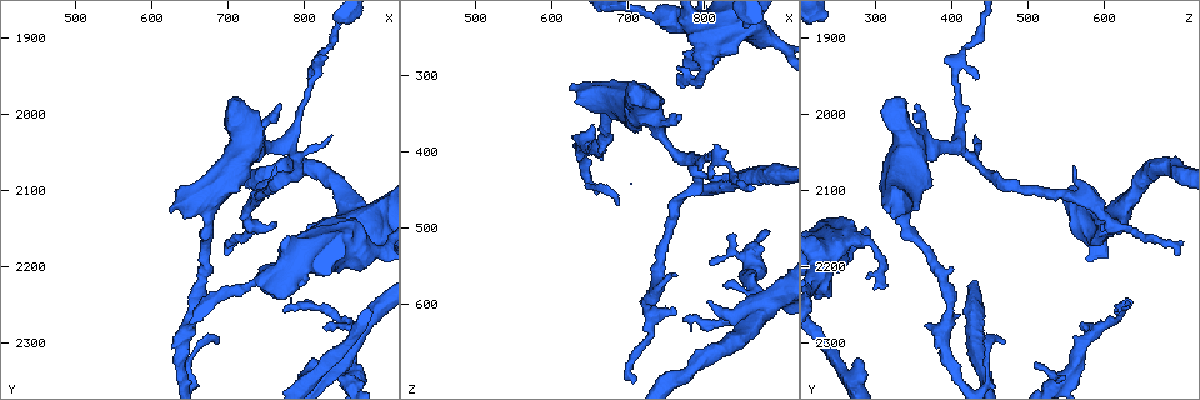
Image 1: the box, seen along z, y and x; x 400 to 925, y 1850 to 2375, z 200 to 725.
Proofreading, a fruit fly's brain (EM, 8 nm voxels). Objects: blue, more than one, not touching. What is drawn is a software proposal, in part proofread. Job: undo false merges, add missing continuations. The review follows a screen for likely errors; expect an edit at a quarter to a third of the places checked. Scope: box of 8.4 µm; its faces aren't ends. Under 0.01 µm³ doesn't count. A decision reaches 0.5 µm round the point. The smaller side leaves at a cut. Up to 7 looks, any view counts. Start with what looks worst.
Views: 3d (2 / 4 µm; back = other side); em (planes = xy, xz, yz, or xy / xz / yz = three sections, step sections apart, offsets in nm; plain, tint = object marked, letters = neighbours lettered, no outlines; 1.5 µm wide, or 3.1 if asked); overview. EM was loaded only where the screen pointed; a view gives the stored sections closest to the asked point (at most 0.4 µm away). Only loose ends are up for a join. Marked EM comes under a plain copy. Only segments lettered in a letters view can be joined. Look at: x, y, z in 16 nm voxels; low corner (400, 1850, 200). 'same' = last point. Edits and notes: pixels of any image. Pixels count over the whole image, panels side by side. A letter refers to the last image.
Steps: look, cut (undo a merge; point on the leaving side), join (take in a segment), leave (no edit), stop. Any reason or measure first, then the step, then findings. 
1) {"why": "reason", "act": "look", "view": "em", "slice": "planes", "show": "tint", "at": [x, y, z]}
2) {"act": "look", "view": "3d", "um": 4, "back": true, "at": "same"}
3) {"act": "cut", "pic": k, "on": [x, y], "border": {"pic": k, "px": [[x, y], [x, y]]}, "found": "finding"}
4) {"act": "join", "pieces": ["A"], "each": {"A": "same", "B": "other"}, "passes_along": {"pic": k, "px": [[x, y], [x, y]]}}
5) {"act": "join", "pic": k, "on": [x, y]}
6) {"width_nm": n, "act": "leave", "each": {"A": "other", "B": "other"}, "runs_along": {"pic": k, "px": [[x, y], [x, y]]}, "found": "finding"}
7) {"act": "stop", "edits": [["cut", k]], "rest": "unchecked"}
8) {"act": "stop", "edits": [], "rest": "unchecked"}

{"why": "tapers out", "act": "look", "view": "em", "slice": "planes", "show": "letters", "at": [765, 2230, 300]}

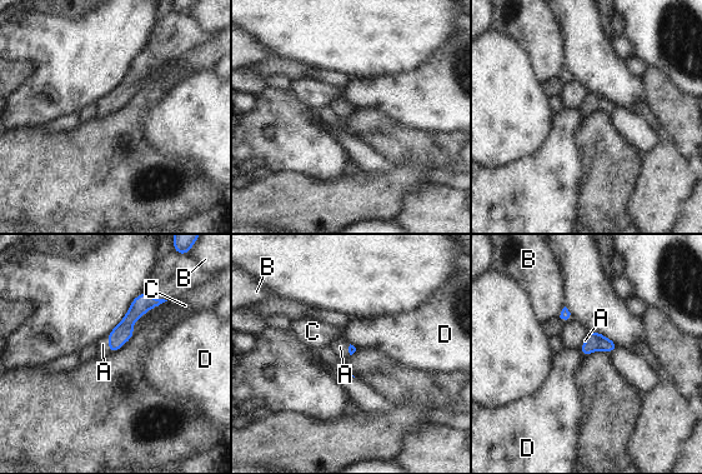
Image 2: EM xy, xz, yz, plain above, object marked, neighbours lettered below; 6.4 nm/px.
{"act": "join", "pieces": ["A"], "each": {"A": "same", "B": "other", "C": "other", "D": "other"}, "passes_along": {"pic": 2, "px": [[118, 337], [109, 344], [103, 344]]}, "found": "it goes on there"}

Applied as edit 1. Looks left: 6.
{"act": "look", "view": "overview"}

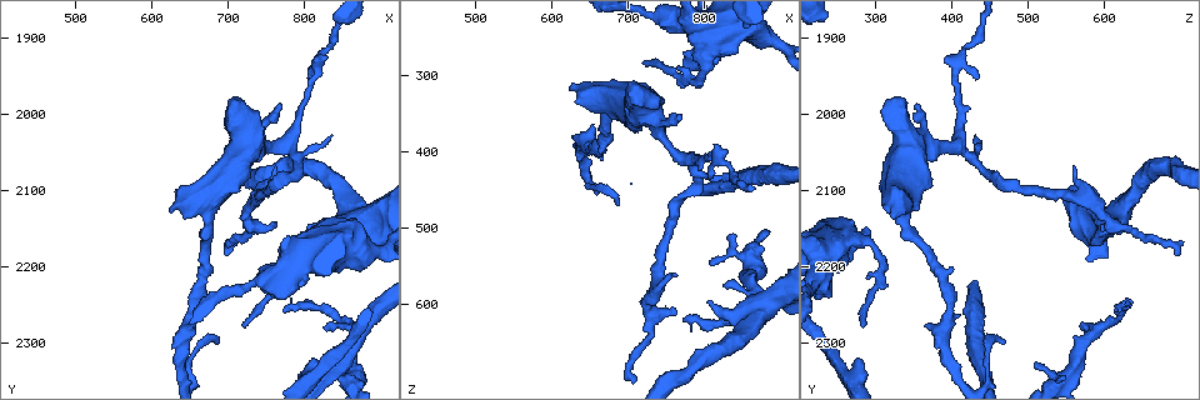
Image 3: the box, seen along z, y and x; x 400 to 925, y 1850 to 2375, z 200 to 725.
{"why": "free end", "act": "look", "view": "em", "slice": "xz", "step": 8, "show": "tint", "at": [760, 2070, 560]}

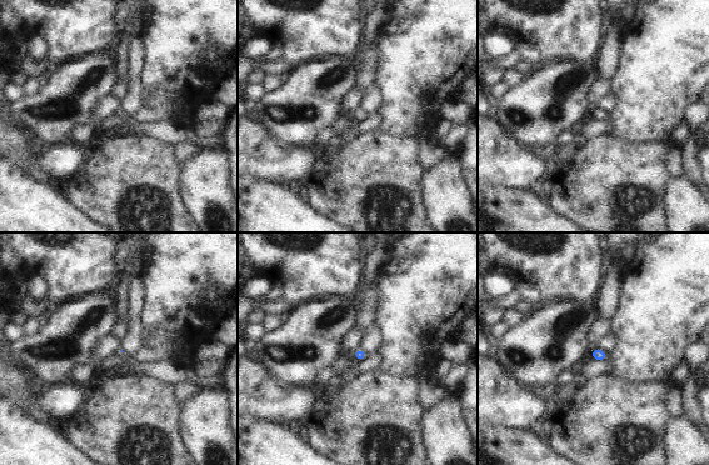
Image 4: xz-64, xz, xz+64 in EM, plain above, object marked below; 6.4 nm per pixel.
{"why": "another direction", "act": "look", "view": "em", "slice": "yz", "step": 4, "show": "letters", "at": "same"}

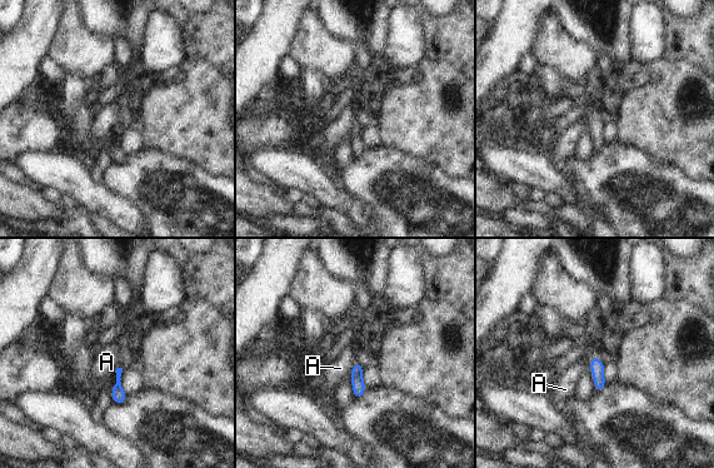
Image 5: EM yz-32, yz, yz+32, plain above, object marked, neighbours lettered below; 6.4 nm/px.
{"act": "leave", "each": {"A": "other"}, "border": {"pic": 5, "px": [[355, 361], [349, 374]]}, "found": "none of them fits"}

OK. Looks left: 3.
{"why": "calibre changes", "act": "look", "view": "em", "slice": "planes", "show": "letters", "at": [865, 2285, 585]}

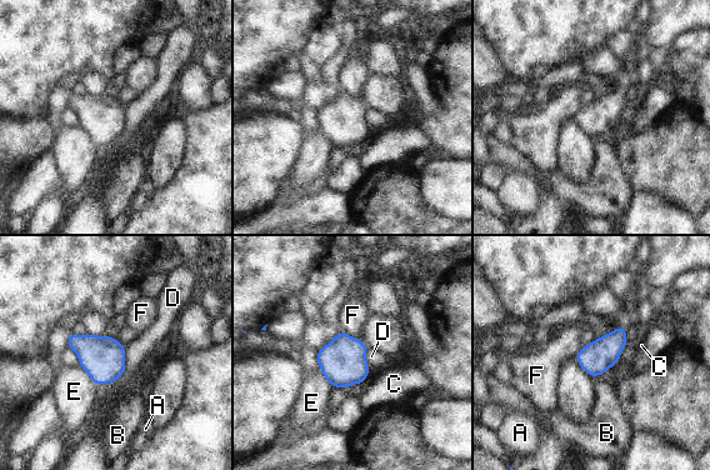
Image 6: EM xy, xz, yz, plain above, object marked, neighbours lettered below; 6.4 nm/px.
{"act": "leave", "each": {"A": "other", "B": "other", "C": "other", "D": "other", "E": "other", "F": "other"}, "border": {"pic": 6, "px": [[319, 368], [324, 378], [334, 386]]}, "found": "continuous, no second neuron"}

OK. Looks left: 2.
{"act": "stop", "edits": [["join", 2]], "rest": "unchecked"}

